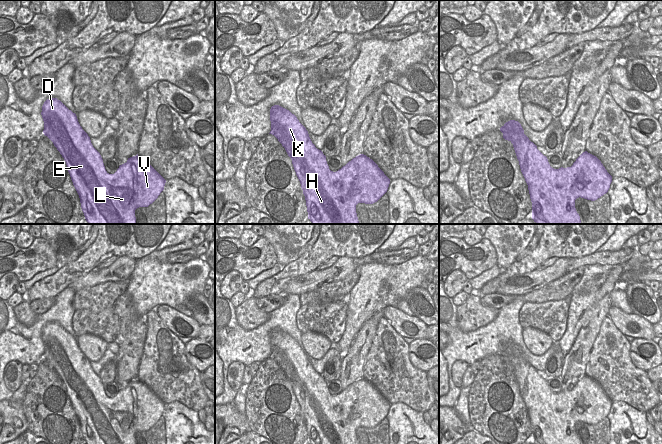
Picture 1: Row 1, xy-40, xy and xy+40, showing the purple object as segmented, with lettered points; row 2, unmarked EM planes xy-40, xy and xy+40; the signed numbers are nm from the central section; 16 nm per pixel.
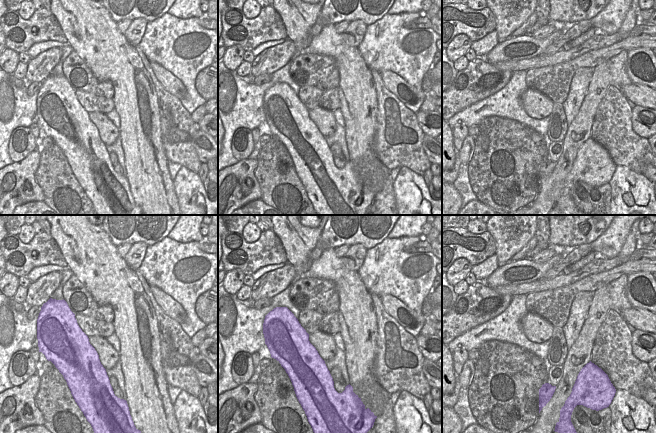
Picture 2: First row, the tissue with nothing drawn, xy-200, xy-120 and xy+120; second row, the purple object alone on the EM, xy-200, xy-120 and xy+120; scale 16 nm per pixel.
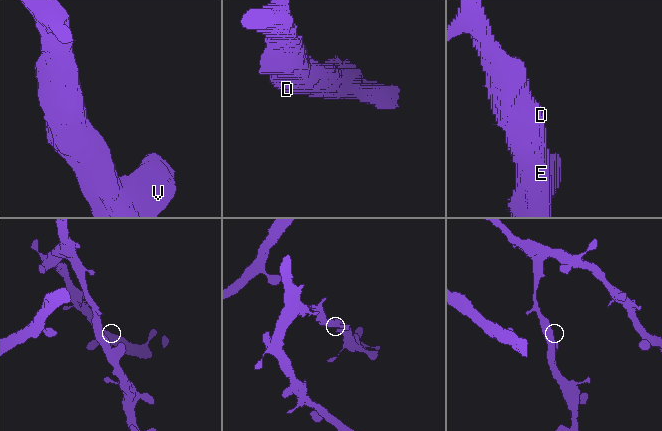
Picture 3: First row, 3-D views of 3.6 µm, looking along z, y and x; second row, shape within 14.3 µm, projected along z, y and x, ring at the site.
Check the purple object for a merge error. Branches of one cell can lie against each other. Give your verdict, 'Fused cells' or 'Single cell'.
Single cell

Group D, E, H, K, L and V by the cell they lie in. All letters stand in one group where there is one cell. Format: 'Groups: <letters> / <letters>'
Groups: D E H K L V

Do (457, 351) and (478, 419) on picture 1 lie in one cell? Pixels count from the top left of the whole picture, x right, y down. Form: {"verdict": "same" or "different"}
{"verdict": "different"}

